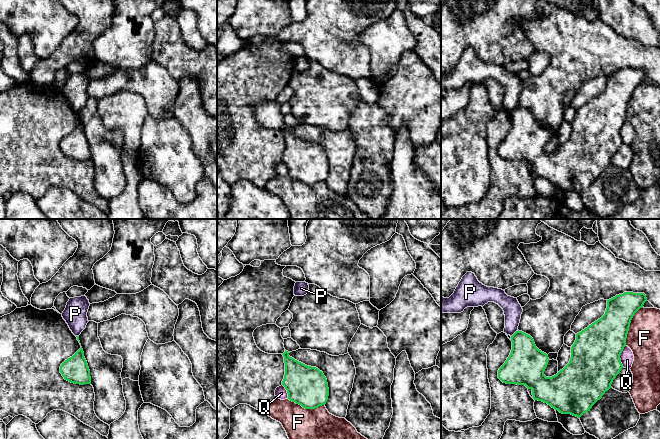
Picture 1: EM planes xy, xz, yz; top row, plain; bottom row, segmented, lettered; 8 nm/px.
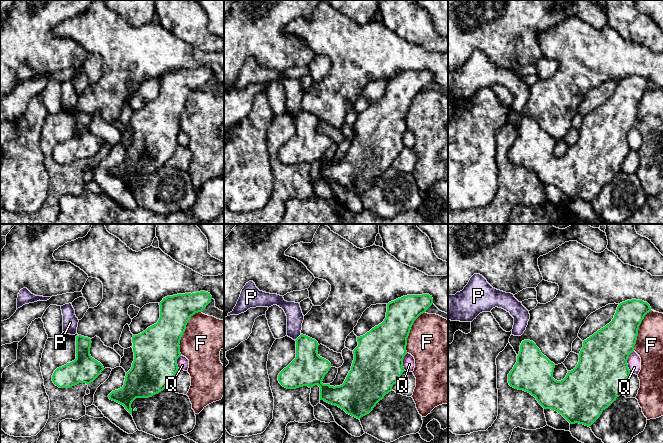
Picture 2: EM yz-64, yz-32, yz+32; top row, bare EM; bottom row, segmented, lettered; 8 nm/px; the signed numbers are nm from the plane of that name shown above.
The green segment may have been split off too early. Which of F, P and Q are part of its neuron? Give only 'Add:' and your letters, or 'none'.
Add: none

